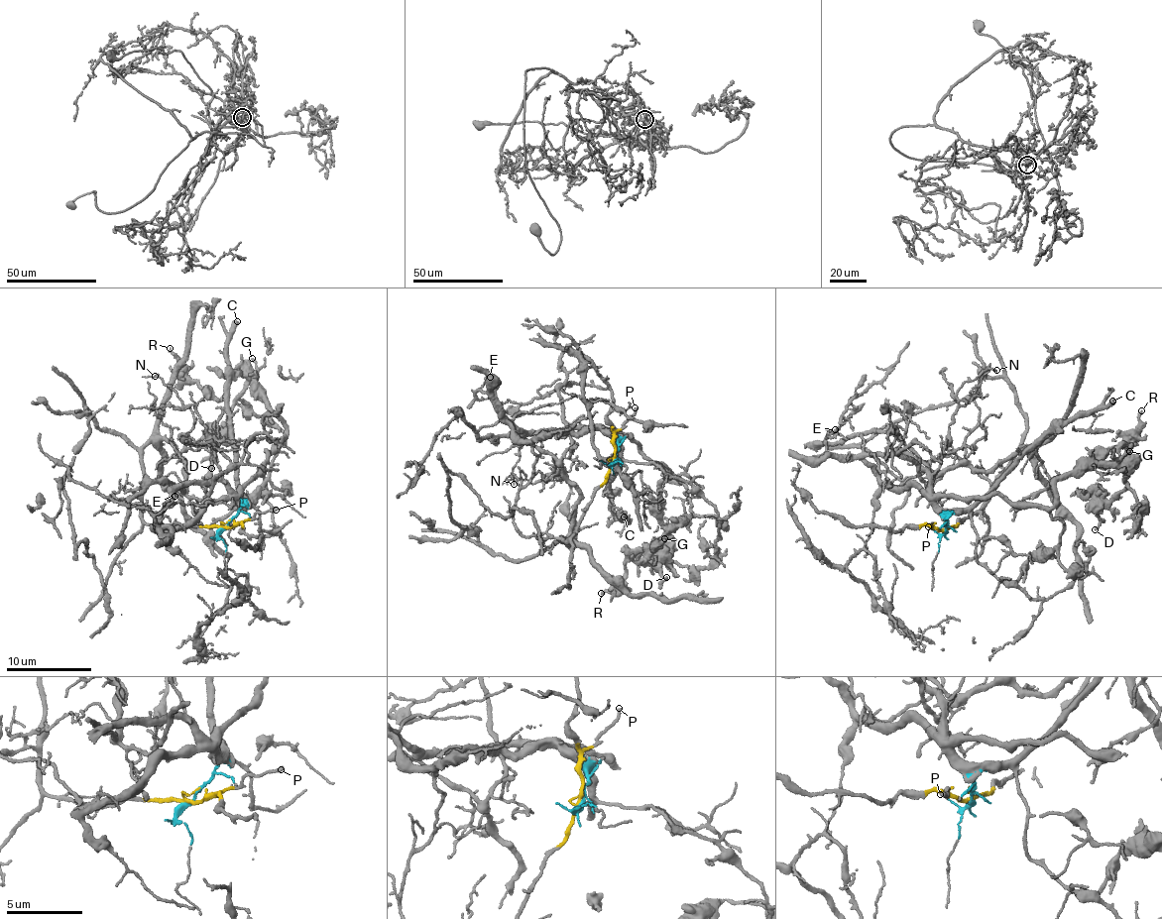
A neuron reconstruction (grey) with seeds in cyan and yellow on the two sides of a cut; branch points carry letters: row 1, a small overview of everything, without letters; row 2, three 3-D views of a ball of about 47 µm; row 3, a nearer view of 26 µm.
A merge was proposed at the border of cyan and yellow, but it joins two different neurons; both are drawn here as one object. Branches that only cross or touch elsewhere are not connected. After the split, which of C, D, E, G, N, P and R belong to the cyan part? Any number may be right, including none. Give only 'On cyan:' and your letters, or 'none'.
On cyan: C, D, E, G, N, R

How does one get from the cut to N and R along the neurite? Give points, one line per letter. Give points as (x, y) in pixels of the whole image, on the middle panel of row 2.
N: (615, 458), (617, 442), (600, 428), (546, 434), (522, 444), (520, 461), (512, 469), (514, 484)
R: (615, 458), (617, 442), (604, 429), (680, 479), (660, 486), (666, 542), (639, 550), (623, 580), (602, 592)

